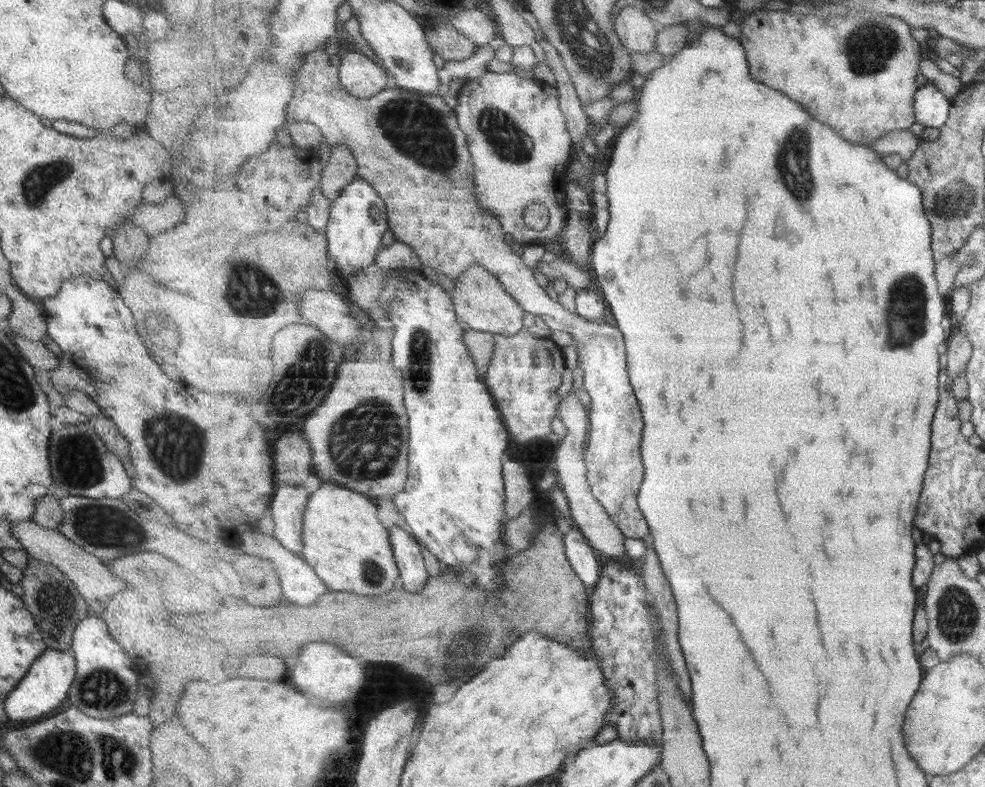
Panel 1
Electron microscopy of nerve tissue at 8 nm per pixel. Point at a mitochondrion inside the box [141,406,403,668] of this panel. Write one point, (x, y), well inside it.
(373, 574)

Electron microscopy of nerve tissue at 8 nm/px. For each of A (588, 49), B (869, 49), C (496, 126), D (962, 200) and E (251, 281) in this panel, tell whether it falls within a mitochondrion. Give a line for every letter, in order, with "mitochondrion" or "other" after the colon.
A: mitochondrion
B: mitochondrion
C: mitochondrion
D: mitochondrion
E: mitochondrion

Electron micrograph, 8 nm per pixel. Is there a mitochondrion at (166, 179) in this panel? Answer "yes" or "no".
no

